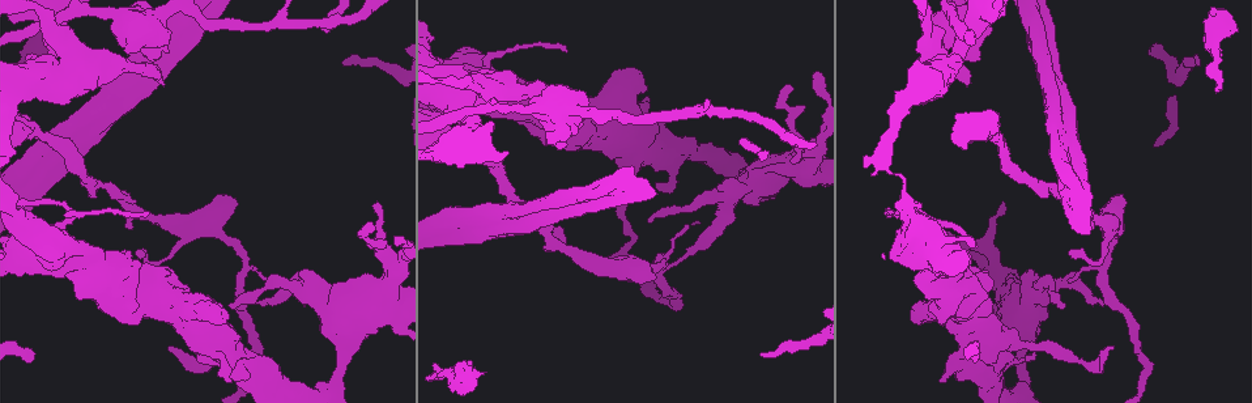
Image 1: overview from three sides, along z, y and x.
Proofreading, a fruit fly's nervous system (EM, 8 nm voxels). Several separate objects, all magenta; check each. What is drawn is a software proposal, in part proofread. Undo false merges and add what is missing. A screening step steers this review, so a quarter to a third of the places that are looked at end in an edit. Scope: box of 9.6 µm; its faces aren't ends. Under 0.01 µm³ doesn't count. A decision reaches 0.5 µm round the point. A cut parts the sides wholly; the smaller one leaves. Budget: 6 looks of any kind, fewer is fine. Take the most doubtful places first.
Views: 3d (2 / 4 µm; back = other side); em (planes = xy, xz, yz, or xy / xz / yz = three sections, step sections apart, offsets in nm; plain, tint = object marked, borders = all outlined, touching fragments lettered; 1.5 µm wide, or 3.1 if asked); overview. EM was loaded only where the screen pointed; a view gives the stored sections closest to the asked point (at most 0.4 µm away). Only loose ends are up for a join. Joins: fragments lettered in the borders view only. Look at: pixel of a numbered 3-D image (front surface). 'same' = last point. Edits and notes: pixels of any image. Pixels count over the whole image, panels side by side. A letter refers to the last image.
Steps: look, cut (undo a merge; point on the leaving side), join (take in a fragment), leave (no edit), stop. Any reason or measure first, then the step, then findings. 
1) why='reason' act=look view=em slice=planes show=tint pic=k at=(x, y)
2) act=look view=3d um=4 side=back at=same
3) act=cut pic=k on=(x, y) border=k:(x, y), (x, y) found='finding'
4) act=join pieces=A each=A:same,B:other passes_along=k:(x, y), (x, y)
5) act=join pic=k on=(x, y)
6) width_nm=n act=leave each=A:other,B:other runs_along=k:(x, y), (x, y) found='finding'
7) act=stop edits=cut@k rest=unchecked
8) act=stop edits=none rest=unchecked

why='end of a long branch' act=look view=em slice=planes show=borders pic=1 at=(436, 375)

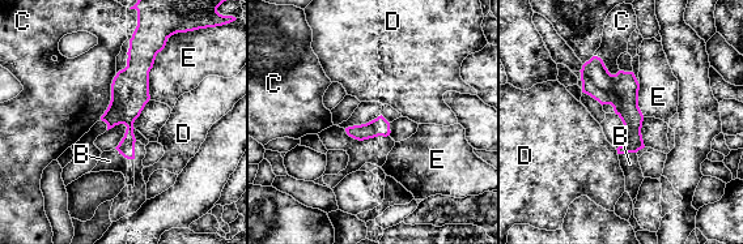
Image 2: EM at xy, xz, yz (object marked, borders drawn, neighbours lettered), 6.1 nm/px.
act=join pieces=B each=B:same,C:other,D:other,E:other found='the neuron continues'

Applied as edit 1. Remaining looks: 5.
why='branch stops here' act=look view=3d um=2 pic=1 at=(34, 354)

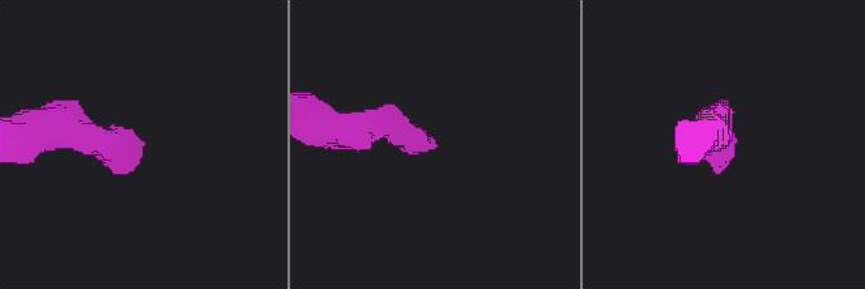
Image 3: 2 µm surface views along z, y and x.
act=look view=em slice=xy step=4 show=tint pic=3 at=(143, 149)

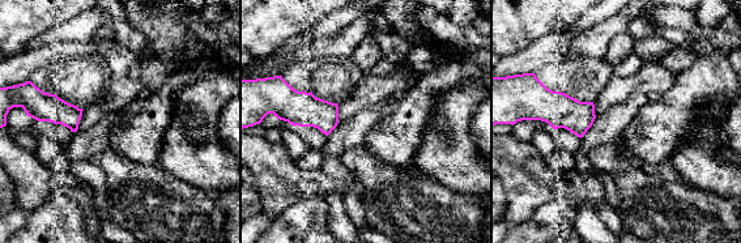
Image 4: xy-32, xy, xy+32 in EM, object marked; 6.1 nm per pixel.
why='another direction' act=look view=em slice=planes show=borders at=same

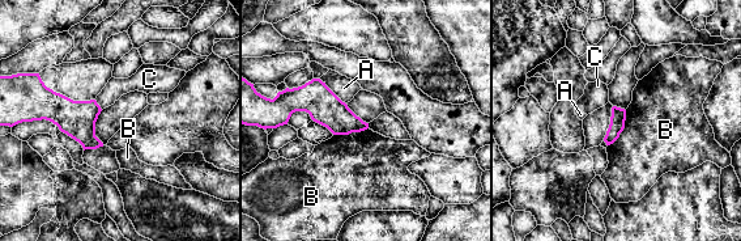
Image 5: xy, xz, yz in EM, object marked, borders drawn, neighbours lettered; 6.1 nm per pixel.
act=leave each=A:other,B:other,C:other border=5:(626, 110), (624, 130), (608, 146) found='no lettered fragment goes on from it'

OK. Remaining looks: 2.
act=look view=em slice=planes show=tint pic=1 at=(700, 109)

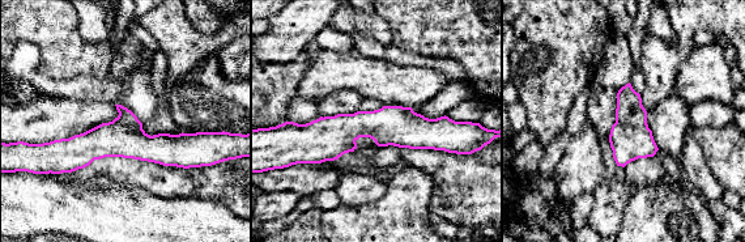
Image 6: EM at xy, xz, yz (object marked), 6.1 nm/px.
act=look view=em slice=planes show=borders at=same

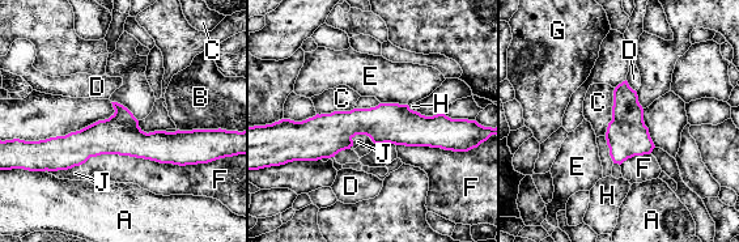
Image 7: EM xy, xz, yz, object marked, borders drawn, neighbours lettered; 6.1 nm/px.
act=leave each=A:other,B:other,C:other,D:other,E:other,F:other,G:other,H:other,J:other runs_along=7:(198, 135), (186, 143), (49, 145) found='all the same neuron'

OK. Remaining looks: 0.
act=stop edits=join@2 rest=unchecked

